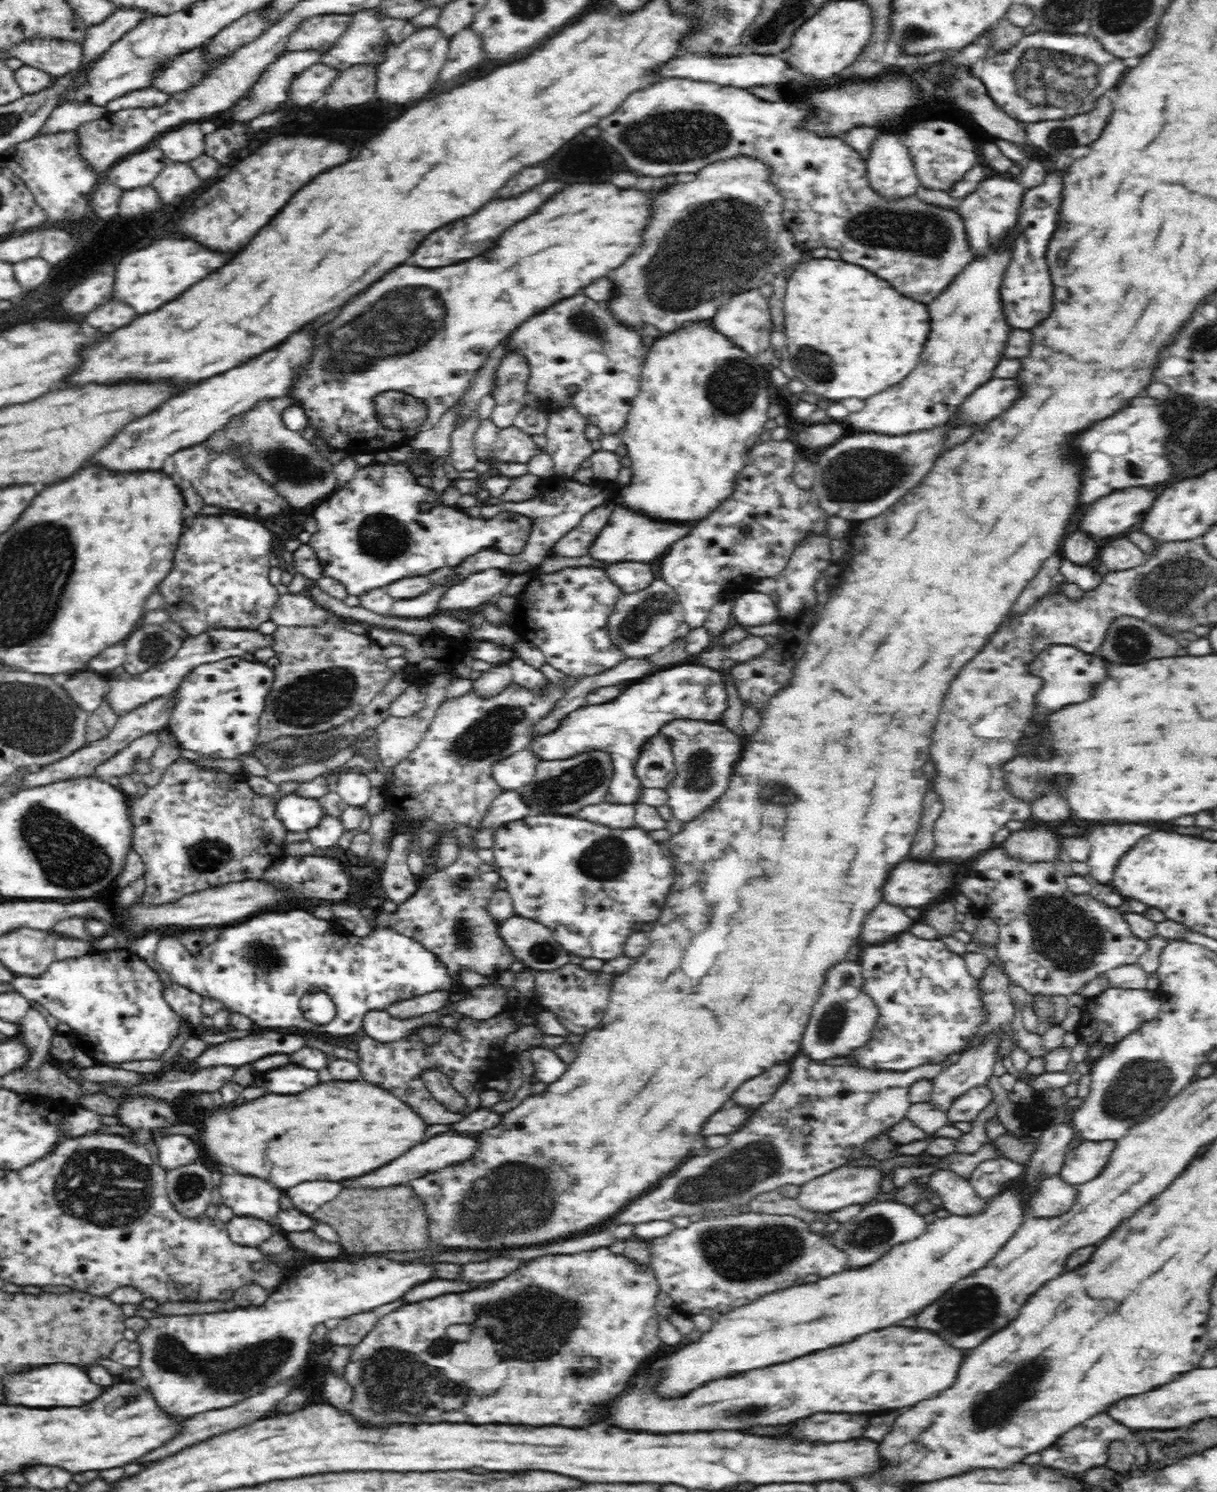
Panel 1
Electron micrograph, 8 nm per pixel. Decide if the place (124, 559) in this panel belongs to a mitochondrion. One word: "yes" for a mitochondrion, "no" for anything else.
no

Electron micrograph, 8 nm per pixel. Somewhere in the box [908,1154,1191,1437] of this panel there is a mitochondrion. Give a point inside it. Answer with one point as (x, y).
(999, 1406)

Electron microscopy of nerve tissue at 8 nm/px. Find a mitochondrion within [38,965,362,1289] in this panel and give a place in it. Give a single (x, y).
(104, 1187)

